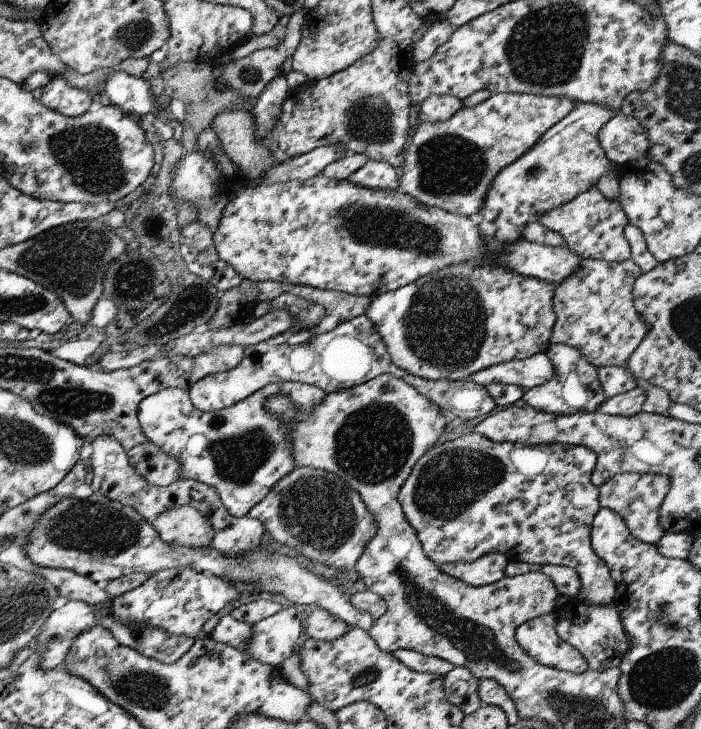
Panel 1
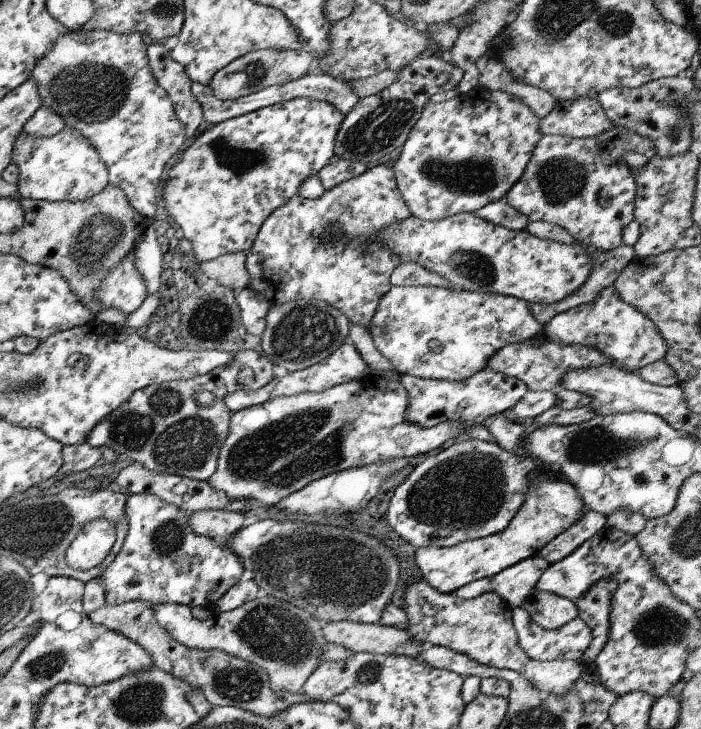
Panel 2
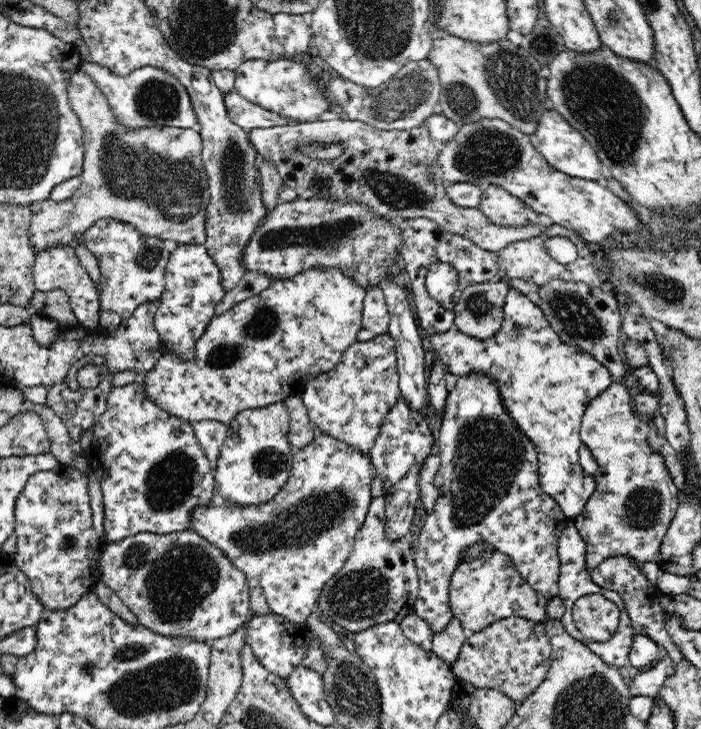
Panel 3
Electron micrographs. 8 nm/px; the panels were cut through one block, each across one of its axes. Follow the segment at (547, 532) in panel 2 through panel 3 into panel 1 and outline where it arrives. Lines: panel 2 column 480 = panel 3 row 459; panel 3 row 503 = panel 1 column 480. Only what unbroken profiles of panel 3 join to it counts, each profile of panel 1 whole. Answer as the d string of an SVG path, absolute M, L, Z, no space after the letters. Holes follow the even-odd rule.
M484 554L481 558L463 564L443 564L438 569L457 580L461 580L467 586L485 586L497 582L504 576L504 568L507 564L507 558L503 554Z

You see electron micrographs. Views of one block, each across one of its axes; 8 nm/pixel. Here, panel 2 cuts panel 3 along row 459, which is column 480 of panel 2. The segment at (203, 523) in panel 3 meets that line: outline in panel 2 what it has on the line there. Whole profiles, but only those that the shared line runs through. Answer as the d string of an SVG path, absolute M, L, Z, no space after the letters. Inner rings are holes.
M392 286L378 300L367 326L373 346L400 374L447 381L462 381L483 370L489 358L507 344L535 338L543 325L531 316L529 304L516 298L474 293L441 286Z

